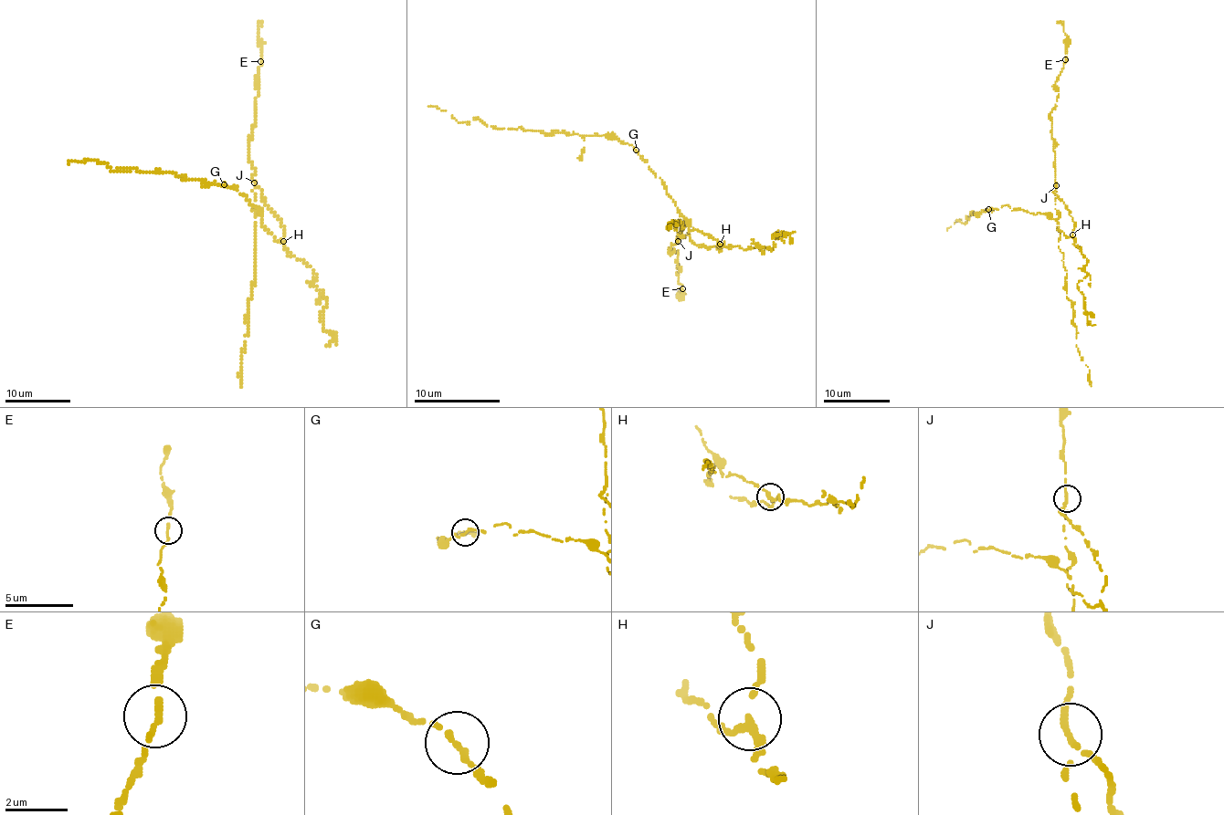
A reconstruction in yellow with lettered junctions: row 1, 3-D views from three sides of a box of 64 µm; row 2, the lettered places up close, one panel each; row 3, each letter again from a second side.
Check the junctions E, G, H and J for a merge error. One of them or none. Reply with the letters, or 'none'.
J

